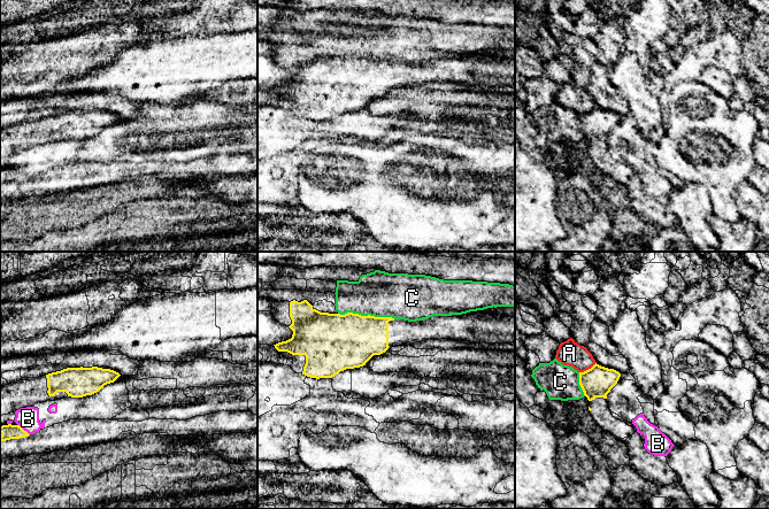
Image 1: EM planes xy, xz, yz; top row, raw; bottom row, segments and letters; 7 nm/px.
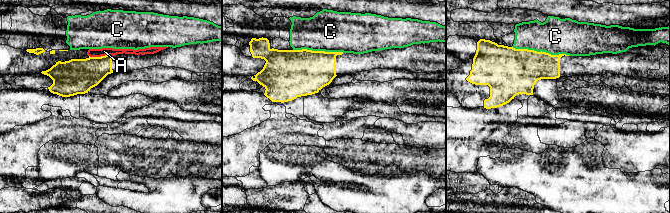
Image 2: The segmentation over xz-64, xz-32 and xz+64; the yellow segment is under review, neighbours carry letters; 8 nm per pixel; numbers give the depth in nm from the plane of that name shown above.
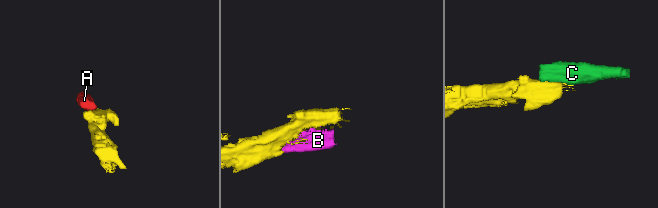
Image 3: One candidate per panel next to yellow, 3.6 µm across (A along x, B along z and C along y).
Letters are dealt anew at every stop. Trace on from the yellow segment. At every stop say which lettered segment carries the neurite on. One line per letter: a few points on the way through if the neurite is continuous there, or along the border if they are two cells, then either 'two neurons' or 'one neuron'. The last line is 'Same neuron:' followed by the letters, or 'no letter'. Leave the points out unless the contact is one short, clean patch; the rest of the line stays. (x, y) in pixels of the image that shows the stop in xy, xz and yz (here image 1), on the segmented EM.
A: along yz (596, 362), (590, 368), (579, 372) | two neurons
B: along xy (17, 424), (29, 434) | two neurons
C: along xz (338, 313), (391, 316), (394, 318) | two neurons
Same neuron: no letter

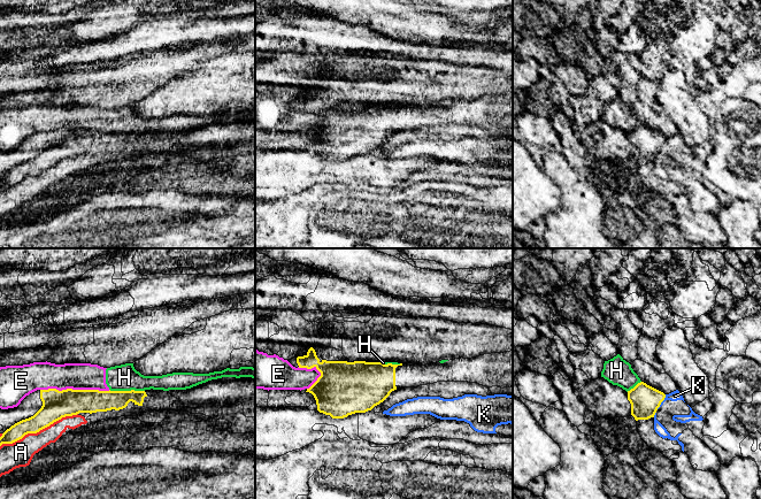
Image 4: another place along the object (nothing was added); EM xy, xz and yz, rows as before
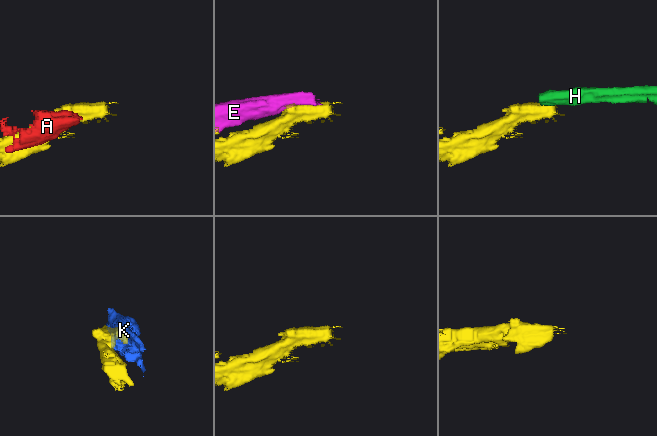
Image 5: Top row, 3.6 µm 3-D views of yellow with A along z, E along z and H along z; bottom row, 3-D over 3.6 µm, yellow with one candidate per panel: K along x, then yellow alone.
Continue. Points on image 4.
A: two neurons
E: two neurons
H: along xy (109, 389), (144, 391) | two neurons
K: along yz (666, 394), (656, 408) | two neurons
Same neuron: no letter

